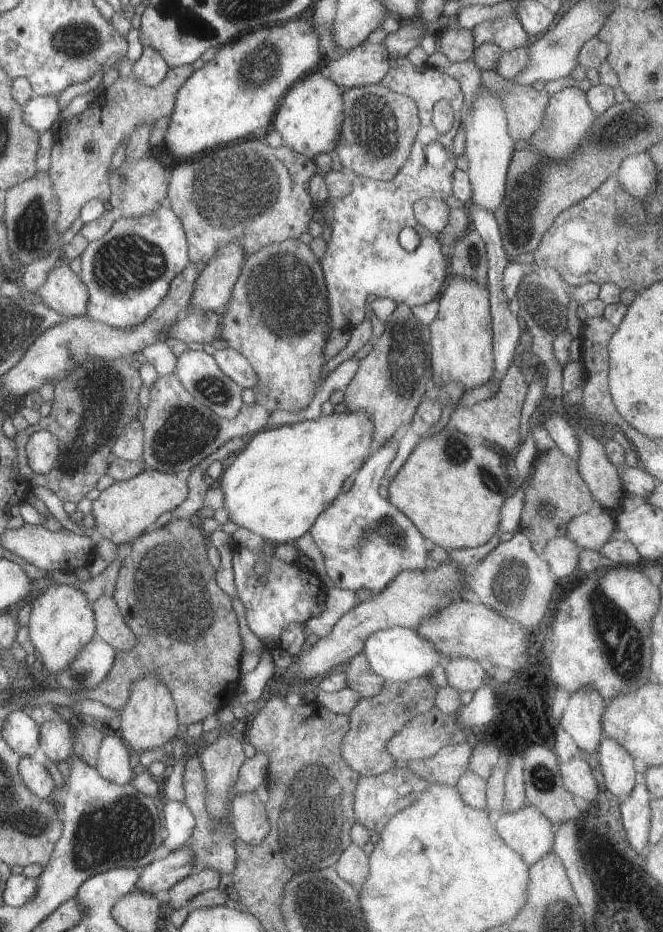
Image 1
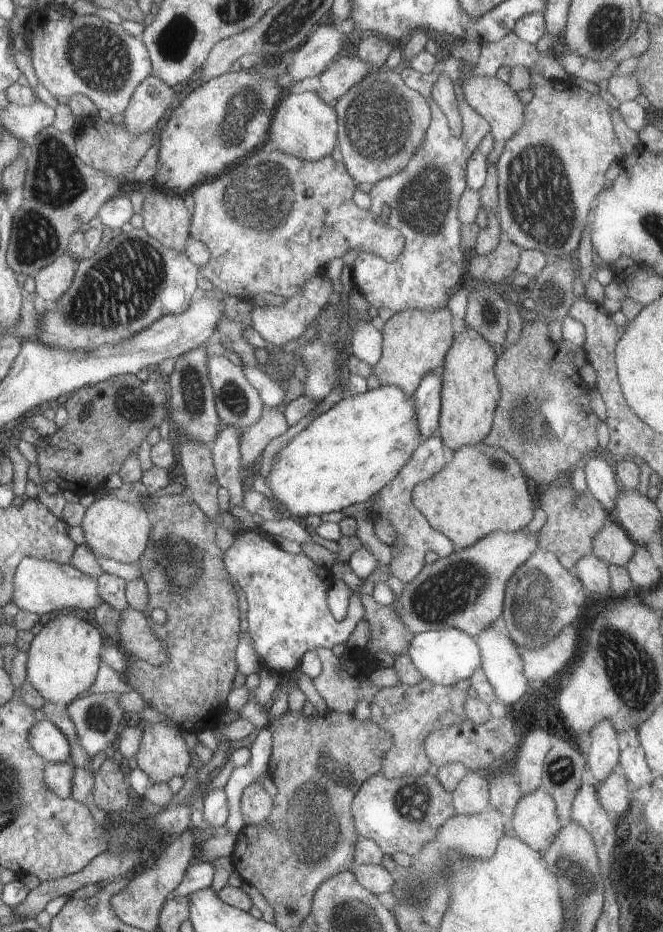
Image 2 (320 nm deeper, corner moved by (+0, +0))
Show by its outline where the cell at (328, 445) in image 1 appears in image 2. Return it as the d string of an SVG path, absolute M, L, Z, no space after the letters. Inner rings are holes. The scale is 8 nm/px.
M382 385L377 389L368 389L365 393L357 395L343 396L343 399L332 406L326 413L315 418L312 423L302 430L285 448L281 449L274 456L274 466L267 476L267 483L272 490L272 497L276 503L282 502L286 506L286 515L294 514L300 518L308 514L321 515L322 513L338 512L343 508L348 508L352 504L366 502L372 499L374 494L378 494L395 476L401 471L401 468L412 458L413 452L418 448L418 445L423 441L419 424L416 416L415 398L413 394L407 397L407 394L397 386Z

